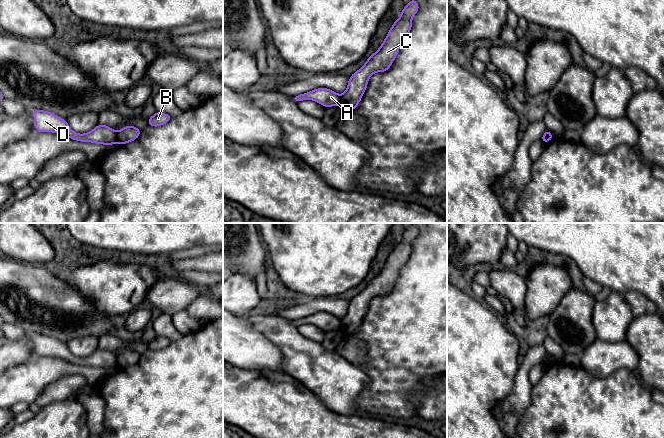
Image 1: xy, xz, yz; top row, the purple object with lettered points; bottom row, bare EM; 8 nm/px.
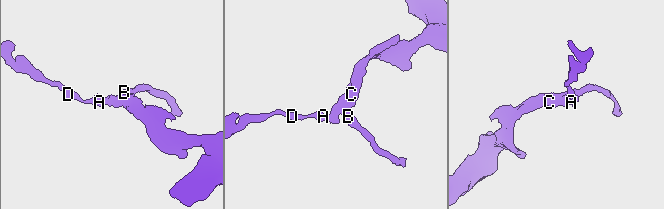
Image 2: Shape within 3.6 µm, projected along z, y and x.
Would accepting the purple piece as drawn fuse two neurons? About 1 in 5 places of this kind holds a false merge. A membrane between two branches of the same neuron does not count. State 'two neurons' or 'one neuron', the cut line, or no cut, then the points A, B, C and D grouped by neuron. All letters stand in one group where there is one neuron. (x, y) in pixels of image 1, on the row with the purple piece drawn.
two neurons | xy (116, 133), (117, 142) | A D / B C

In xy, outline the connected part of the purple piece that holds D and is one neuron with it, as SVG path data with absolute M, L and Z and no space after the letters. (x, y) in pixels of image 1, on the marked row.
M36 109L31 113L34 115L34 128L40 133L59 133L80 142L93 142L104 145L117 143L117 133L109 126L97 125L88 133L78 134L69 127L65 119L60 118L54 113L39 109Z

